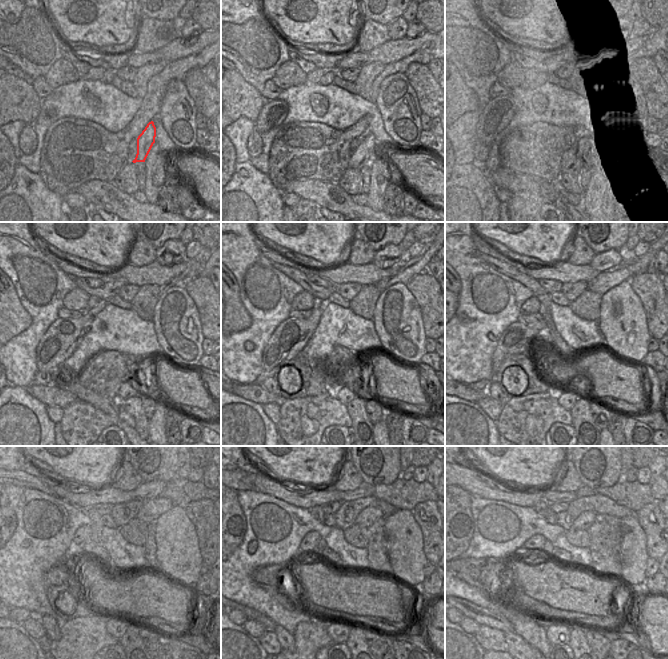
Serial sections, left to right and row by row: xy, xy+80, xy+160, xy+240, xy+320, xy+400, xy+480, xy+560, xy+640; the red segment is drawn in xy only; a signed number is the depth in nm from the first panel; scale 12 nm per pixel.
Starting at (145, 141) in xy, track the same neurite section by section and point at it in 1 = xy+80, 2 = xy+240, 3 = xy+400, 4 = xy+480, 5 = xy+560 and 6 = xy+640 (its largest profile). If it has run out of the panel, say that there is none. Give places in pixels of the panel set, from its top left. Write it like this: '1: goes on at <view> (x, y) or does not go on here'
1: goes on at xy+80 (365, 154)
2: goes on at xy+240 (127, 390)
3: goes on at xy+400 (567, 399)
4: goes on at xy+480 (116, 627)
5: goes on at xy+560 (338, 631)
6: goes on at xy+640 (557, 634)

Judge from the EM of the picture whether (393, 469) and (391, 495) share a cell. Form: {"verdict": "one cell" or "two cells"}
{"verdict": "two cells"}

